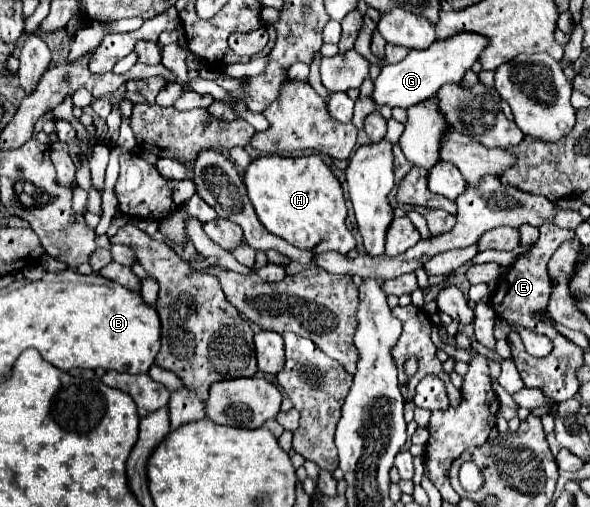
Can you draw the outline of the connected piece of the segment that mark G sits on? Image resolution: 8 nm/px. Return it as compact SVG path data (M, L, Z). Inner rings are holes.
M461 32L451 36L449 40L441 40L431 44L427 50L409 50L407 58L397 64L385 64L381 74L373 82L371 100L377 106L389 106L389 108L409 108L419 102L429 100L435 96L435 92L447 84L447 82L459 82L465 70L473 66L473 62L479 58L479 52L487 46L485 36L477 36L471 32Z

